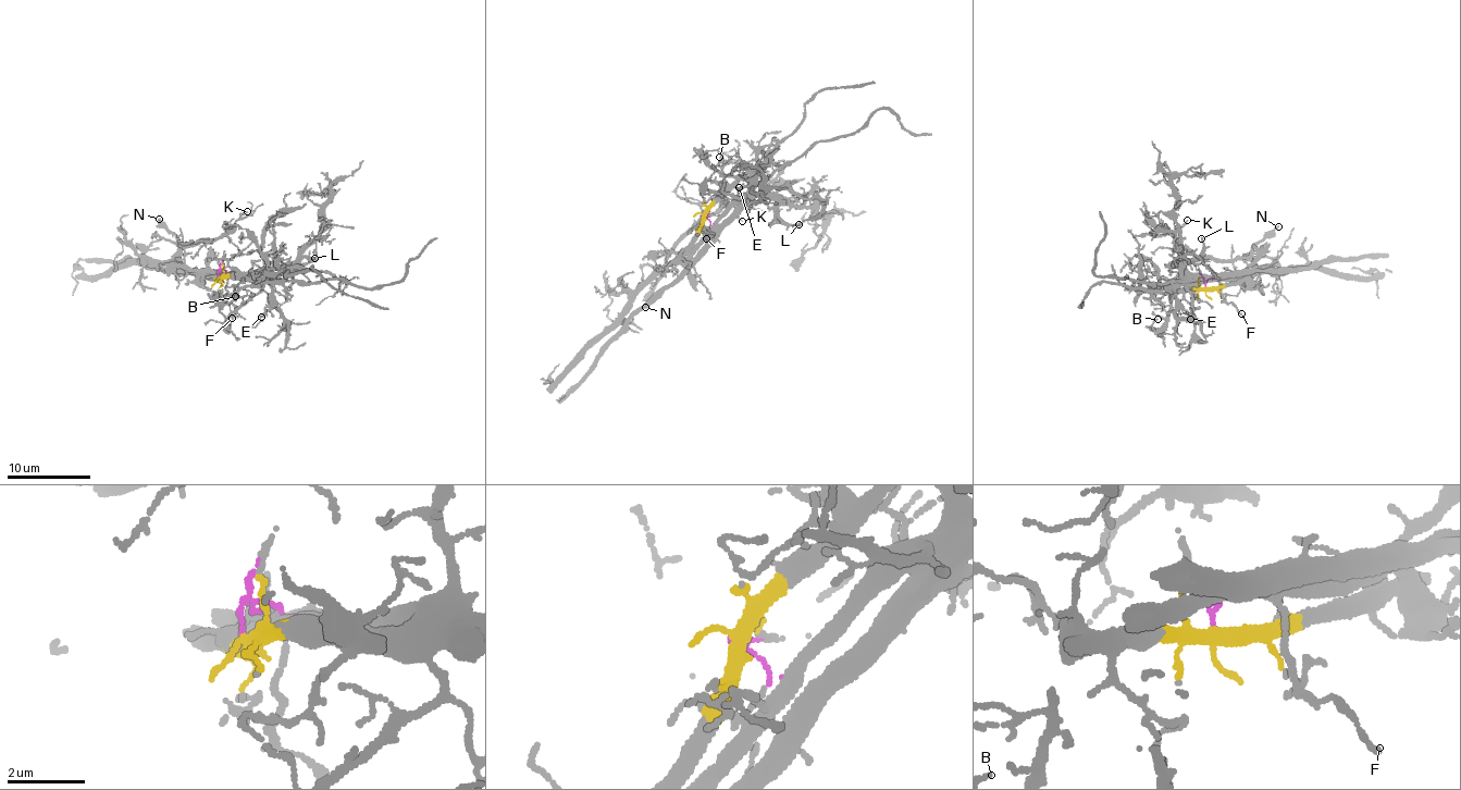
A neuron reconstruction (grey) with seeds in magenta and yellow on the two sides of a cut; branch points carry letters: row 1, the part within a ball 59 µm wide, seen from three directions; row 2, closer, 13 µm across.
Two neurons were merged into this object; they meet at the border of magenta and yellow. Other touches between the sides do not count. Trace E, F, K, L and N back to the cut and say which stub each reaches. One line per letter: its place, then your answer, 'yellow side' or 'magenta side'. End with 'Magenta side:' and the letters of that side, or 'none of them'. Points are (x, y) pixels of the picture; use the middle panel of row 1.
E: at (739, 187); magenta side
F: at (706, 238); magenta side
K: at (742, 221); yellow side
L: at (799, 224); magenta side
N: at (645, 307); yellow side
Magenta side: E, F, L

